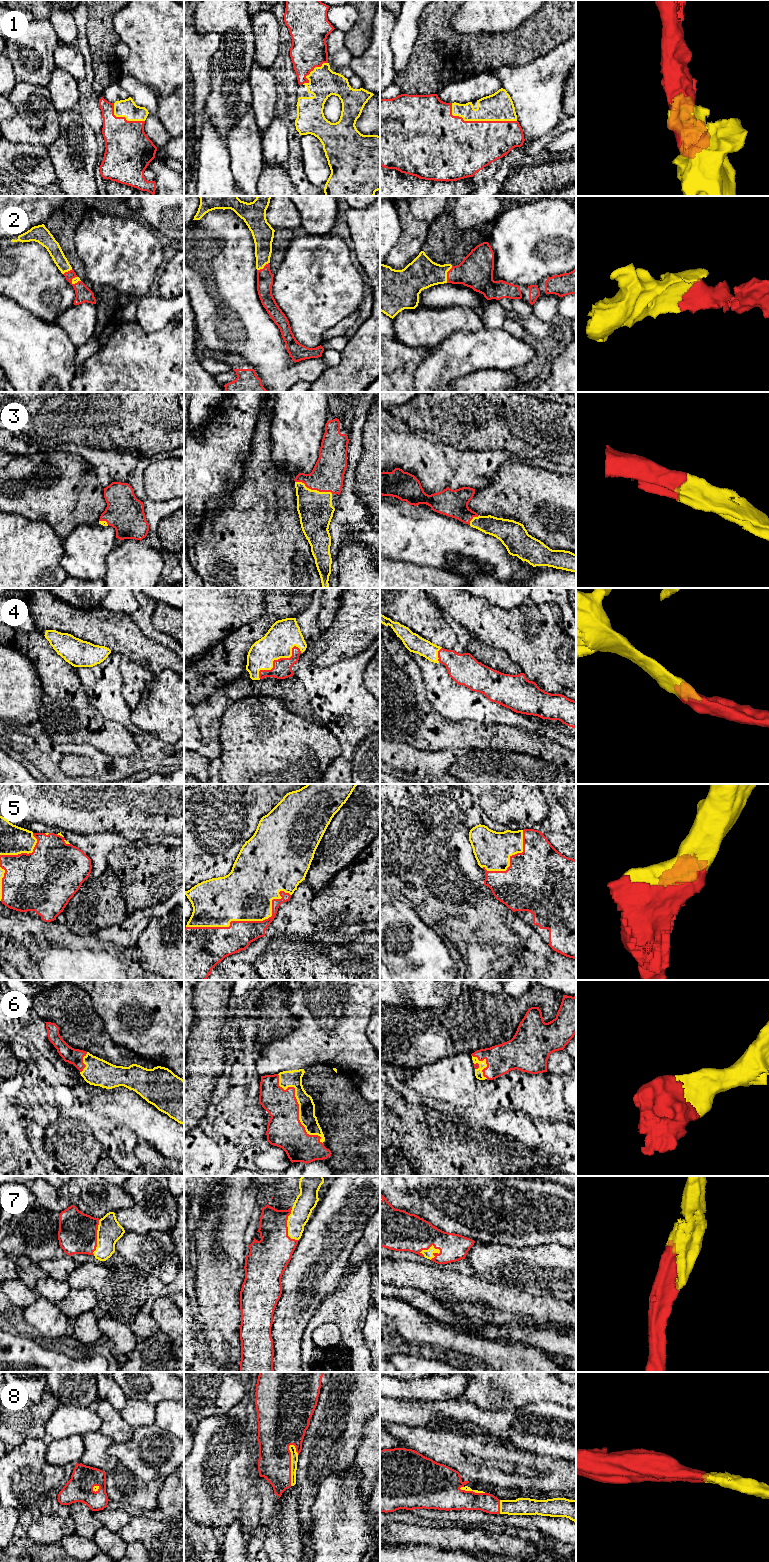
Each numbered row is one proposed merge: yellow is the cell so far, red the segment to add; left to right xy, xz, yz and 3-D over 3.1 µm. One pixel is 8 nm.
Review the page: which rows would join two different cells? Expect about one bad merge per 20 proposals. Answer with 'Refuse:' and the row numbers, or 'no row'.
Refuse: no row

